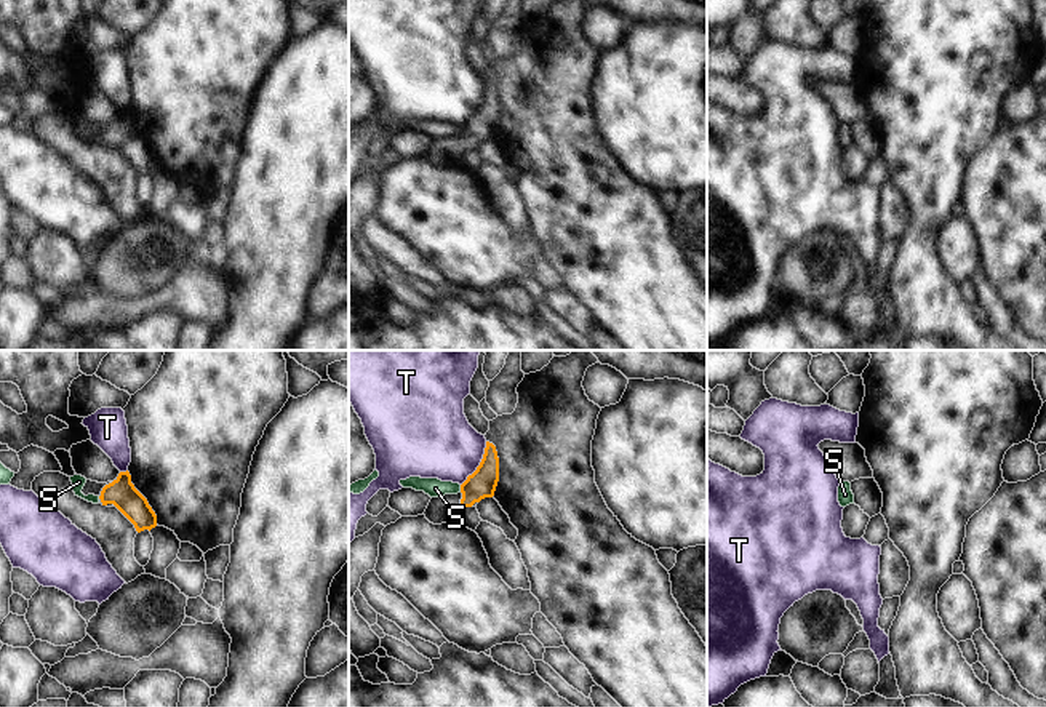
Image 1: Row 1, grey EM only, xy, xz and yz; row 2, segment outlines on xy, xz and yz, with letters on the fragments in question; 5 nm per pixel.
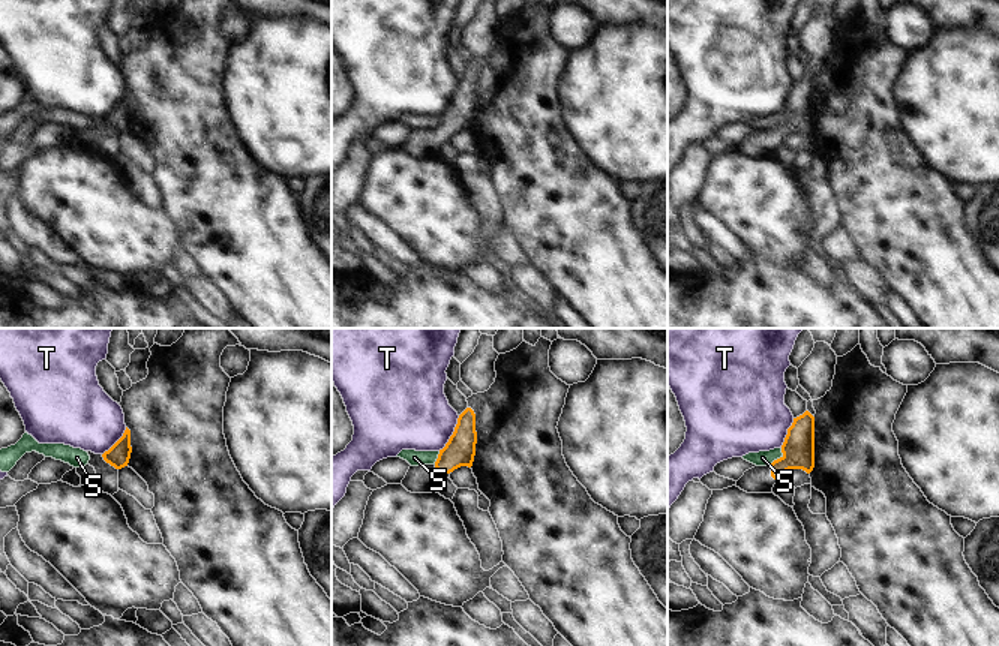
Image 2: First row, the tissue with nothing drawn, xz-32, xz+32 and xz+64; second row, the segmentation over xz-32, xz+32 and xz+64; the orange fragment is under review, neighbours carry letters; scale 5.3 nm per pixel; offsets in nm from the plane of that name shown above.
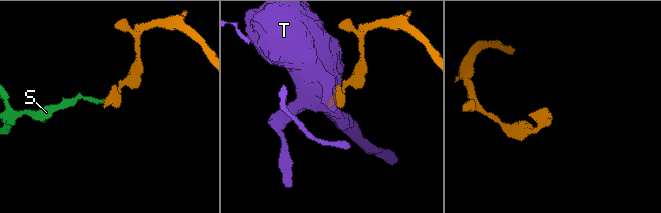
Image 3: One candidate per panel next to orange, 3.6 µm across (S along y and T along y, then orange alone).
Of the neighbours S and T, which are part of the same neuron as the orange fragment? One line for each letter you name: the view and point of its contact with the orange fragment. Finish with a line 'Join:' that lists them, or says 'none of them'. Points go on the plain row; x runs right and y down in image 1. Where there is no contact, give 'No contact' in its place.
S: Touches orange at xz (461, 130)
Join: S

